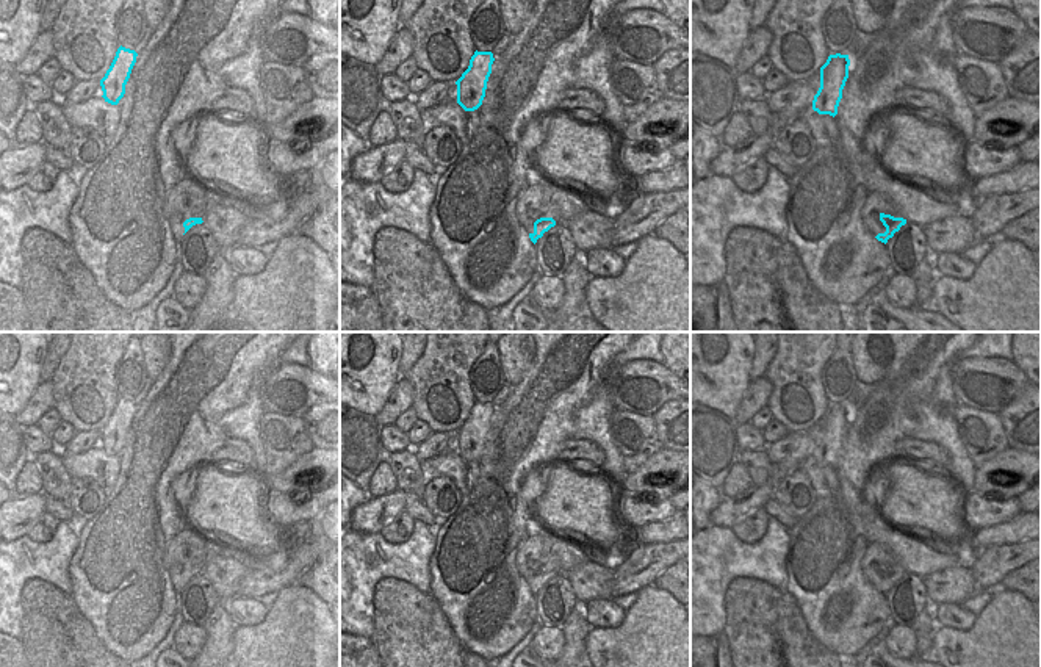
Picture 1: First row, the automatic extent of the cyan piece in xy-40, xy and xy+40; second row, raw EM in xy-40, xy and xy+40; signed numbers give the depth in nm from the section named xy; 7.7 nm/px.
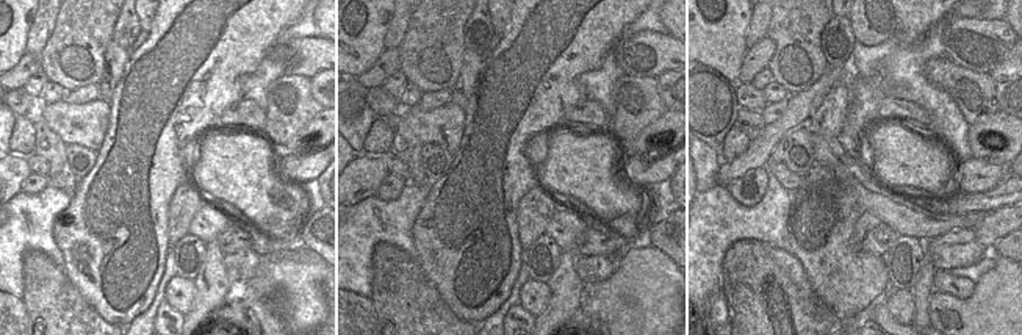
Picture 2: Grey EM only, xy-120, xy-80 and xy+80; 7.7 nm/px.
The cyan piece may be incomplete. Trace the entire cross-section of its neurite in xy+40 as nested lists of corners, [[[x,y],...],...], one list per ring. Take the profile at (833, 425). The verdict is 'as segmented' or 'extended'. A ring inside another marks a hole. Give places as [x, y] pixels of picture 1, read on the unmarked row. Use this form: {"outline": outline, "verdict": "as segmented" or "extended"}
{"outline": [[[830,406],[820,418],[820,438],[812,451],[812,460],[819,465],[837,465],[837,457],[842,449],[842,440],[848,429],[848,406]]], "verdict": "as segmented"}

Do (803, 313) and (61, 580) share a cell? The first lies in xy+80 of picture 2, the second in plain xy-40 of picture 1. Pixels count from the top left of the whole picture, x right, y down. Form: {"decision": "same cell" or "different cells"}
{"decision": "different cells"}

